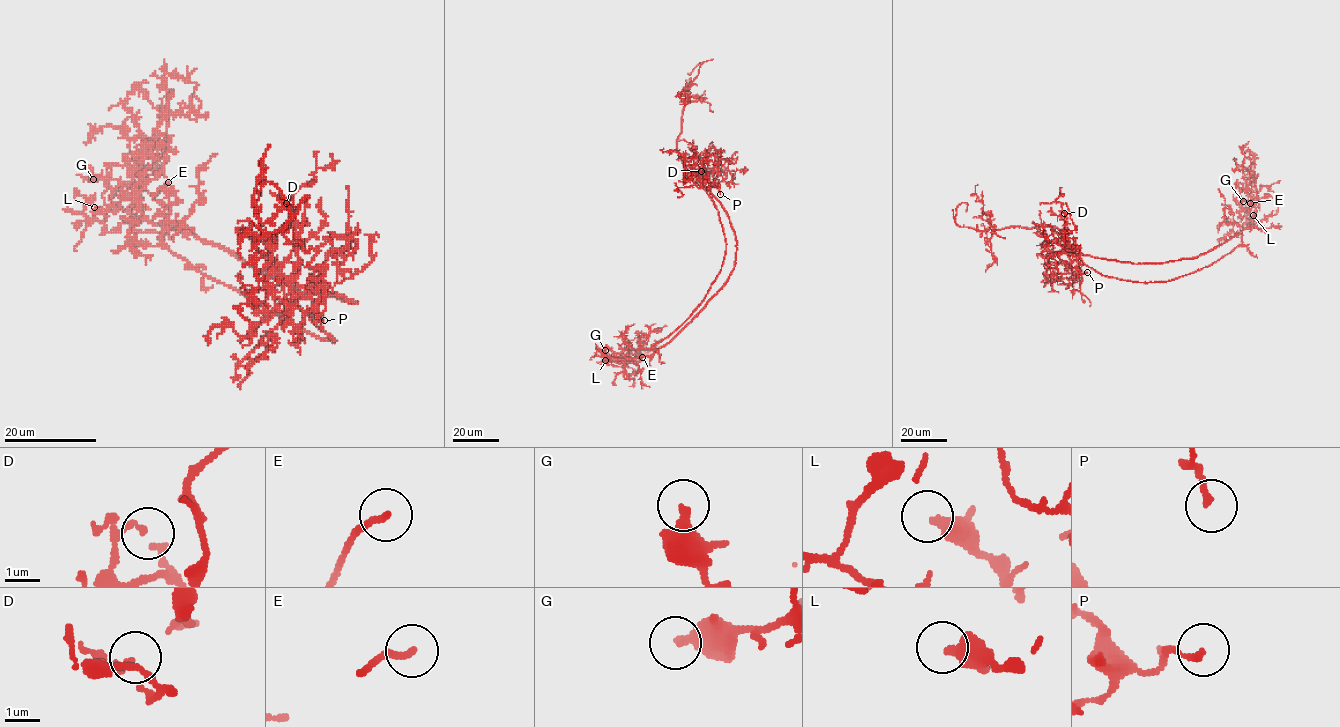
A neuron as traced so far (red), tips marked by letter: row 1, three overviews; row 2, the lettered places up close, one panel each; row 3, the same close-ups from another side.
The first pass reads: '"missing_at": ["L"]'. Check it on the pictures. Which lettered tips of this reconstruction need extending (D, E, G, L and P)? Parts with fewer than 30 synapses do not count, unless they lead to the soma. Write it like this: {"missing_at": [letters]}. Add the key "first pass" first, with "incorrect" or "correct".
{"first pass": "incorrect", "missing_at": []}

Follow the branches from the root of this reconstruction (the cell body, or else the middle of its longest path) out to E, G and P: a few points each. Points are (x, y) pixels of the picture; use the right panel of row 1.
E: (1096, 258), (1133, 263), (1163, 263), (1198, 257), (1250, 224), (1256, 207), (1253, 203), (1250, 208), (1250, 203)
G: (1096, 258), (1133, 263), (1163, 263), (1198, 257), (1250, 224), (1256, 207), (1252, 200), (1243, 201)
P: (1096, 258), (1075, 254), (1076, 260), (1082, 263), (1079, 256), (1075, 268), (1087, 272)

